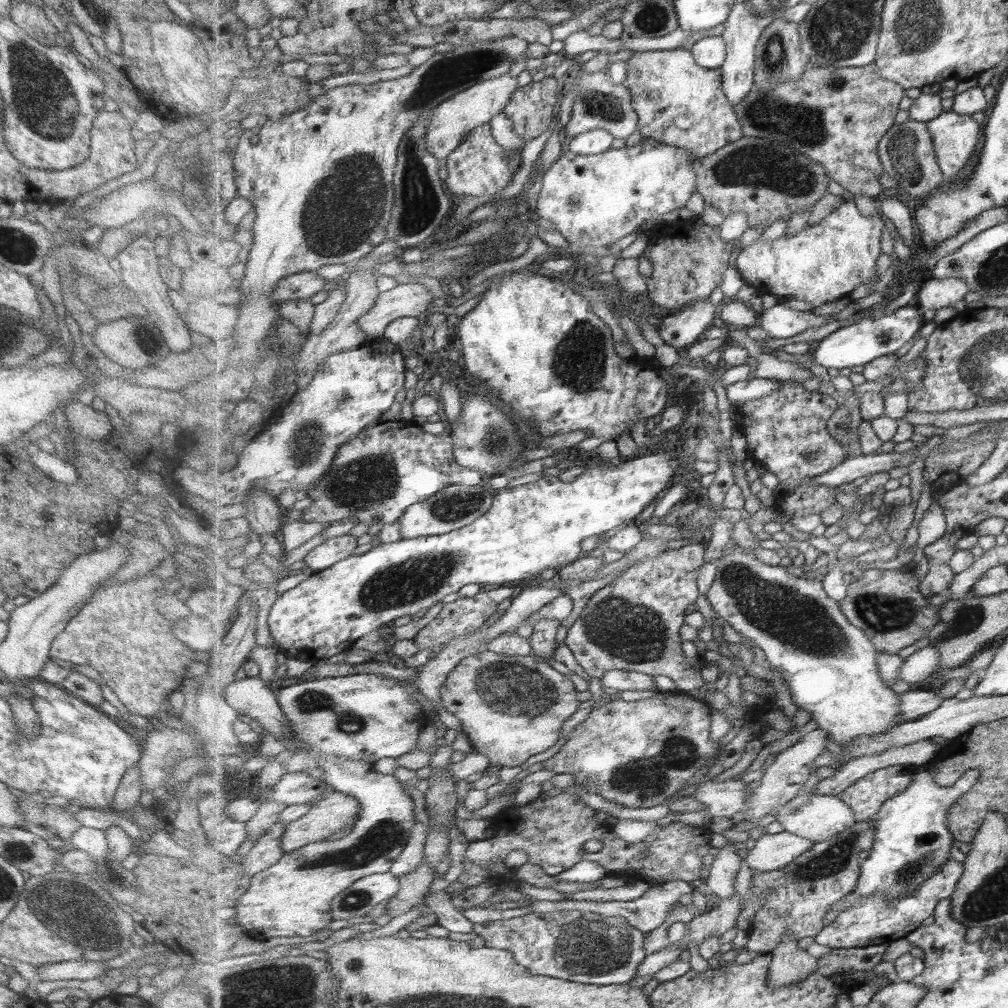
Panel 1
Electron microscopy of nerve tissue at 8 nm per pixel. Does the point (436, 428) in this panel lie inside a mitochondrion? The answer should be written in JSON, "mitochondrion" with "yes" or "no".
{"mitochondrion":"no"}

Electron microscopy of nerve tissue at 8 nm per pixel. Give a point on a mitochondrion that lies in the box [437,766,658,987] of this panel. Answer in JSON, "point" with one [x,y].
{"point":[587,947]}

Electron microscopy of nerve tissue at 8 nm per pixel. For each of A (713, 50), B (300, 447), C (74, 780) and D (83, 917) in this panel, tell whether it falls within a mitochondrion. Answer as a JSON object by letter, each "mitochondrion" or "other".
{"A":"other","B":"mitochondrion","C":"other","D":"mitochondrion"}

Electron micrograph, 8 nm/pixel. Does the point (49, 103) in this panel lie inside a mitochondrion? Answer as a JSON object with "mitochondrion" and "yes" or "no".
{"mitochondrion":"yes"}

